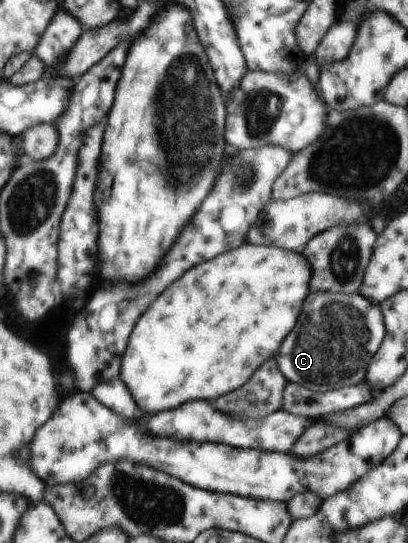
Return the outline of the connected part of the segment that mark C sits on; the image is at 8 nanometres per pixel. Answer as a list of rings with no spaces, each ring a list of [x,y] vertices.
[[[310,293],[302,305],[296,327],[283,341],[277,363],[287,381],[315,392],[358,385],[385,336],[383,313],[358,294]]]

